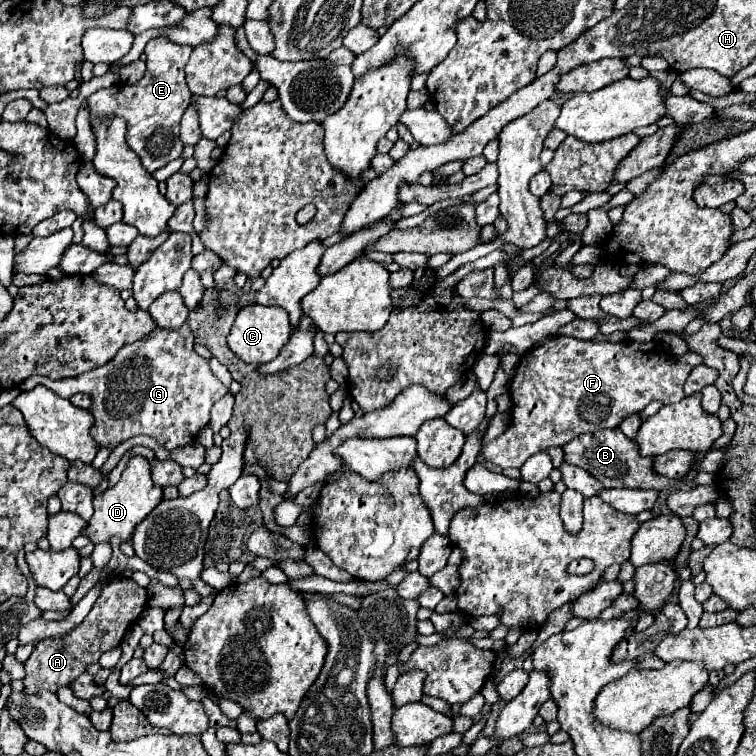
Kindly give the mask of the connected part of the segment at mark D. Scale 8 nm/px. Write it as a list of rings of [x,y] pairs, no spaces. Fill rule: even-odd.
[[[136,456],[122,472],[120,482],[116,486],[106,488],[102,494],[94,498],[94,516],[90,518],[88,528],[82,534],[88,536],[92,544],[100,544],[100,542],[110,544],[114,536],[118,536],[120,542],[130,542],[132,530],[136,530],[136,526],[160,504],[160,500],[162,500],[162,488],[152,484],[150,462],[142,456]]]

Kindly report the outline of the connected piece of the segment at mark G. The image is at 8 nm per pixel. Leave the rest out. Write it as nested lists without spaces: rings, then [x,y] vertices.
[[[188,324],[178,330],[154,330],[144,340],[124,346],[116,358],[96,370],[60,382],[32,376],[22,382],[20,388],[32,390],[42,384],[52,388],[58,396],[88,392],[92,398],[90,412],[96,418],[92,438],[102,448],[114,450],[124,440],[146,434],[164,450],[174,452],[196,438],[198,430],[208,424],[212,406],[228,392],[228,388],[212,374],[208,360],[198,356],[192,346],[194,336]]]

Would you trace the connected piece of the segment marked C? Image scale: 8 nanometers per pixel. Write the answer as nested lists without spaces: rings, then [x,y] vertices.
[[[252,304],[238,312],[238,316],[232,324],[232,330],[228,334],[228,346],[244,362],[254,362],[254,364],[272,362],[272,358],[276,358],[280,354],[280,348],[288,342],[292,332],[294,330],[290,326],[290,320],[288,320],[288,314],[284,308]]]

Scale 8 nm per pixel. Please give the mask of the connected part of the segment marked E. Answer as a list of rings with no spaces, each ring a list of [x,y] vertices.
[[[164,36],[152,38],[144,48],[148,68],[138,84],[114,84],[110,88],[96,90],[92,96],[88,96],[90,120],[108,120],[114,116],[126,120],[126,144],[138,154],[144,168],[148,168],[150,172],[156,172],[158,168],[166,166],[182,154],[178,126],[182,114],[190,106],[190,90],[184,74],[184,66],[190,58],[190,52],[190,46],[174,44]]]

